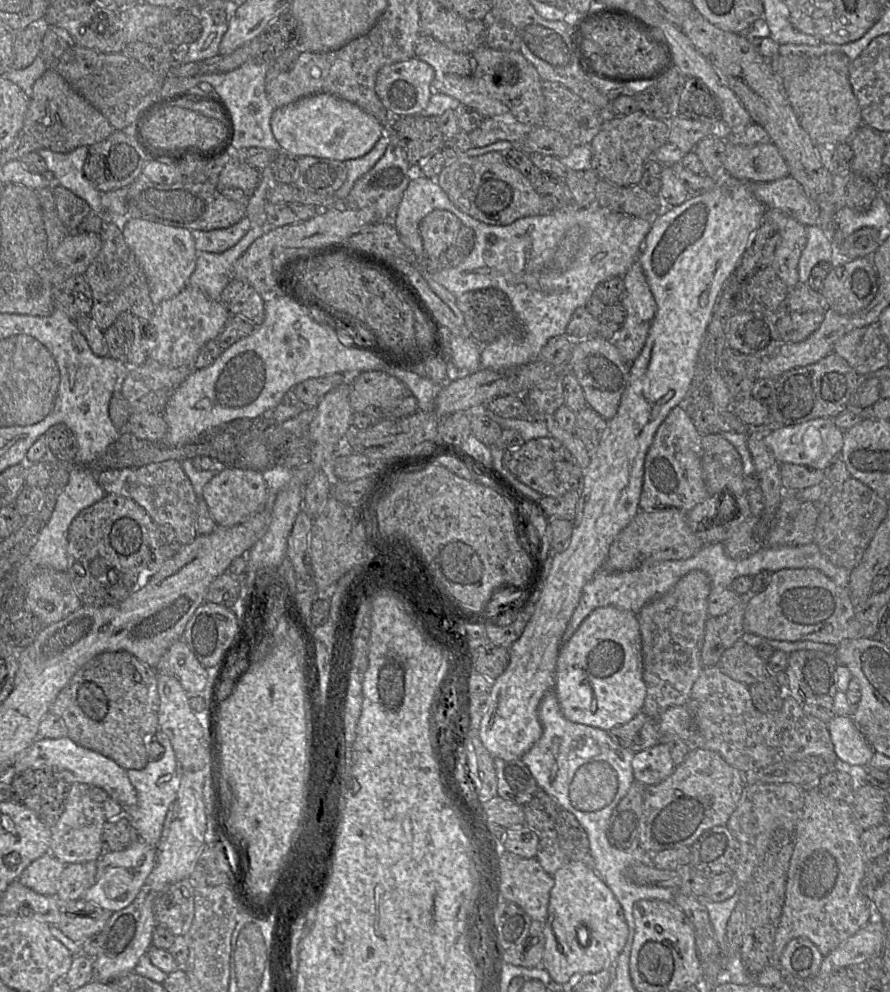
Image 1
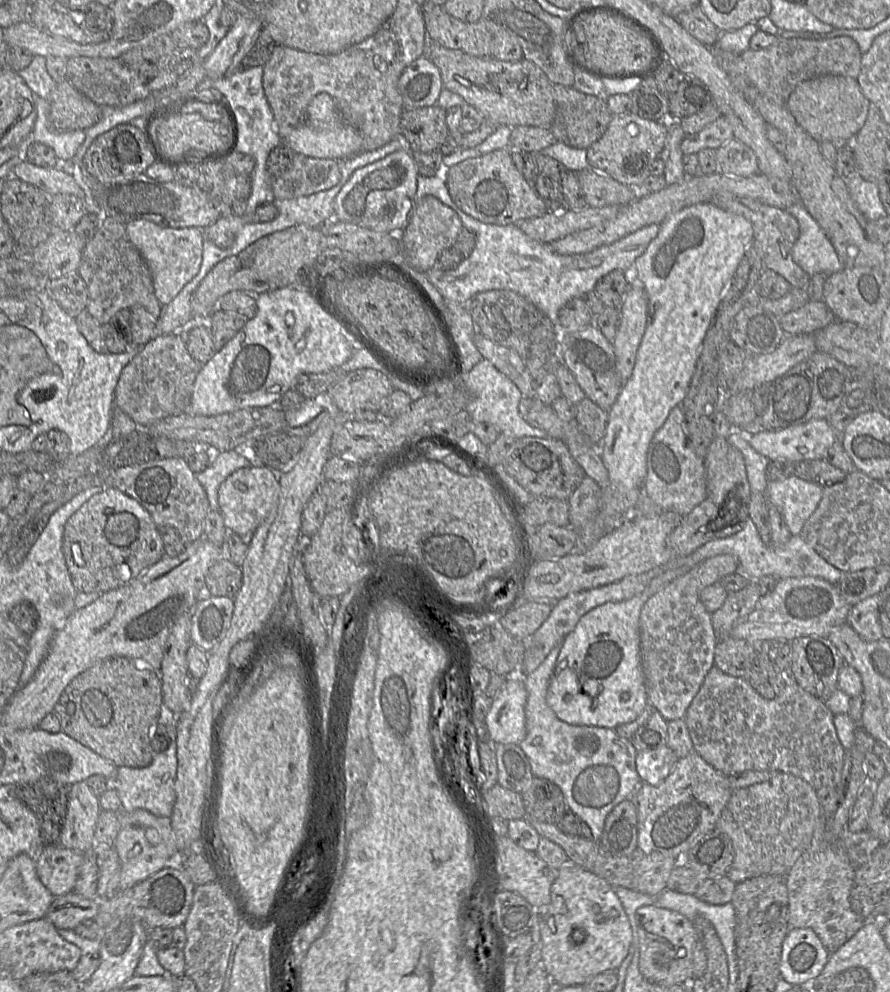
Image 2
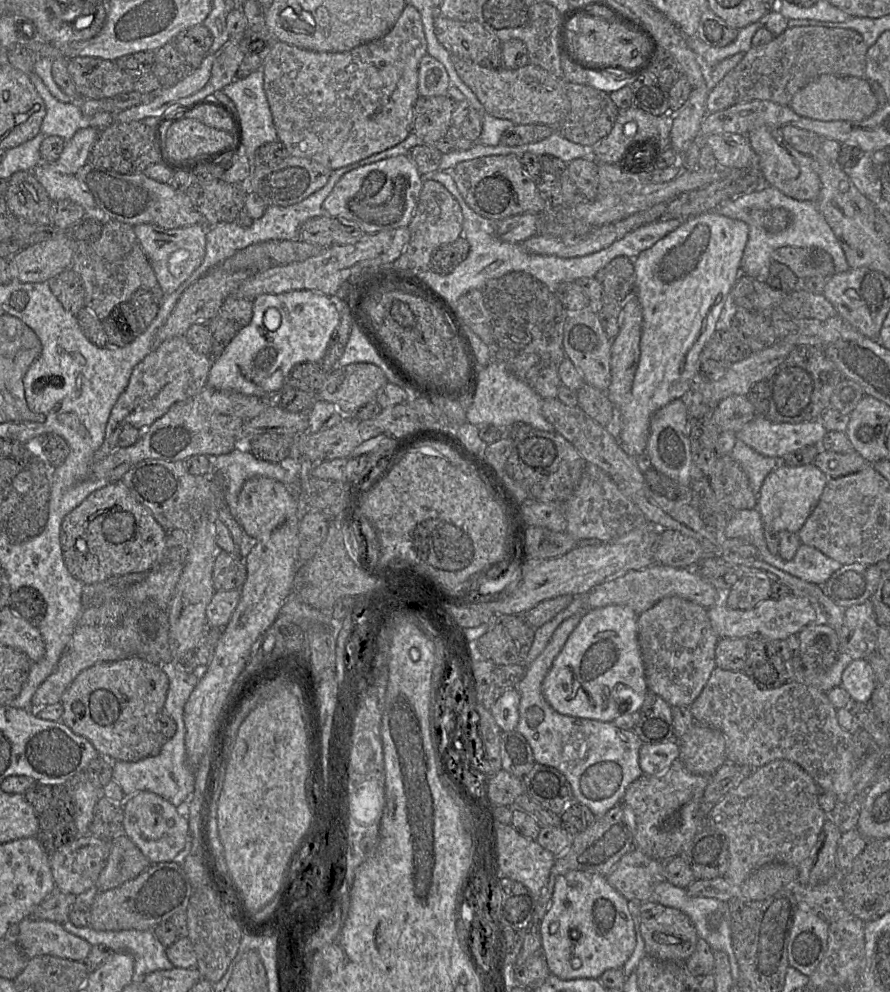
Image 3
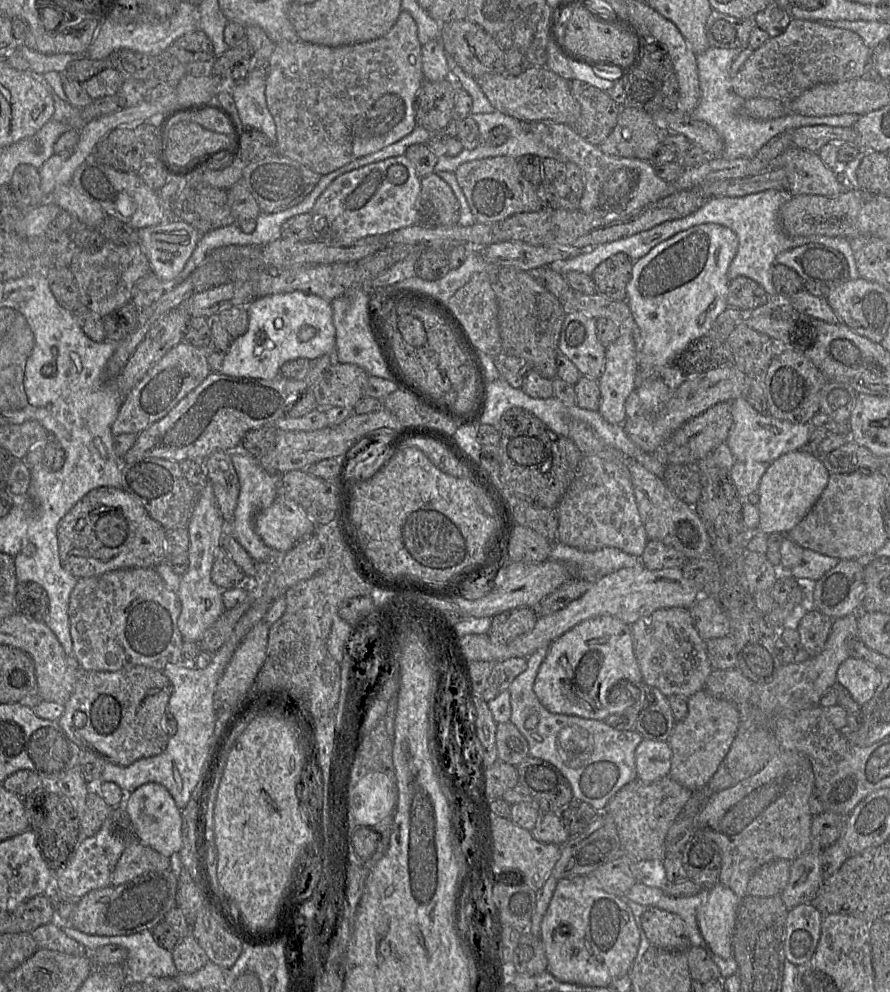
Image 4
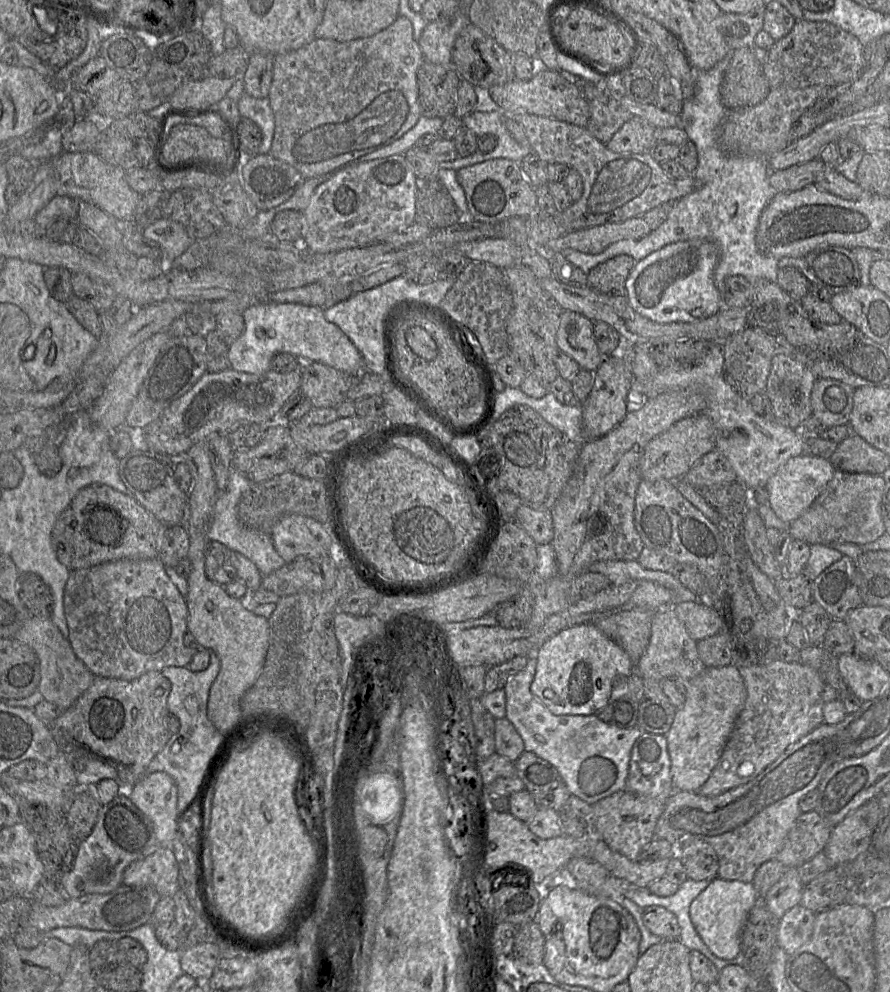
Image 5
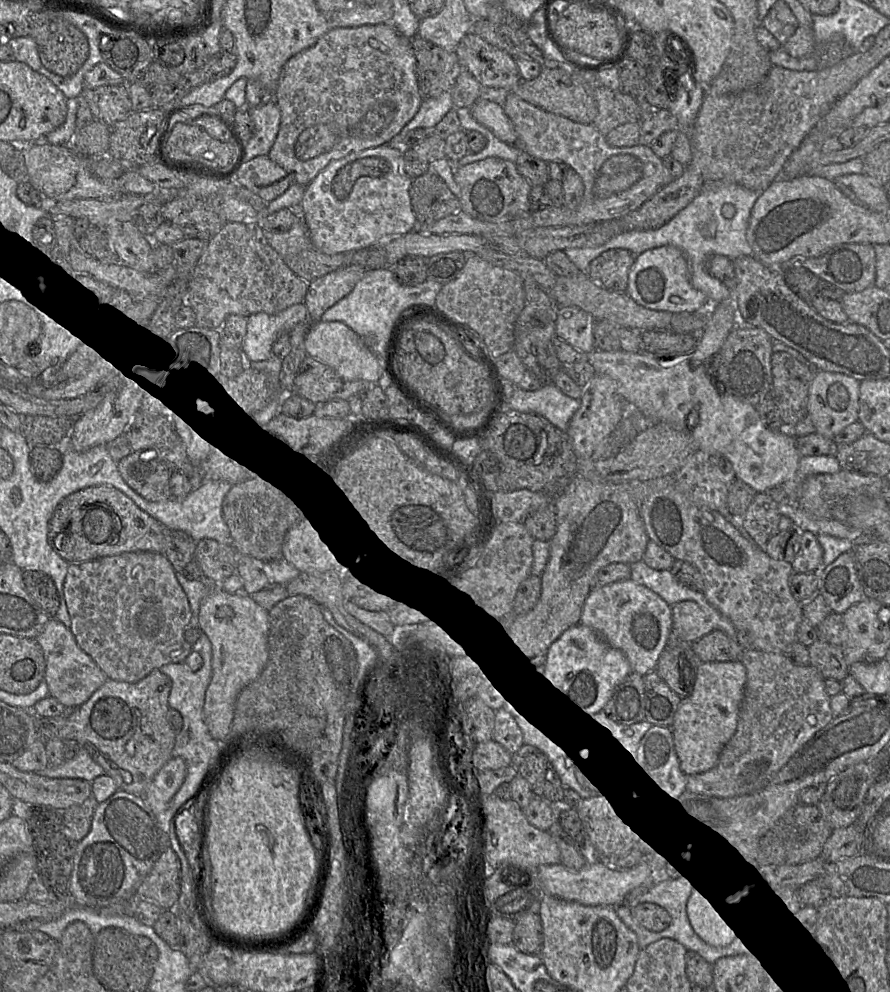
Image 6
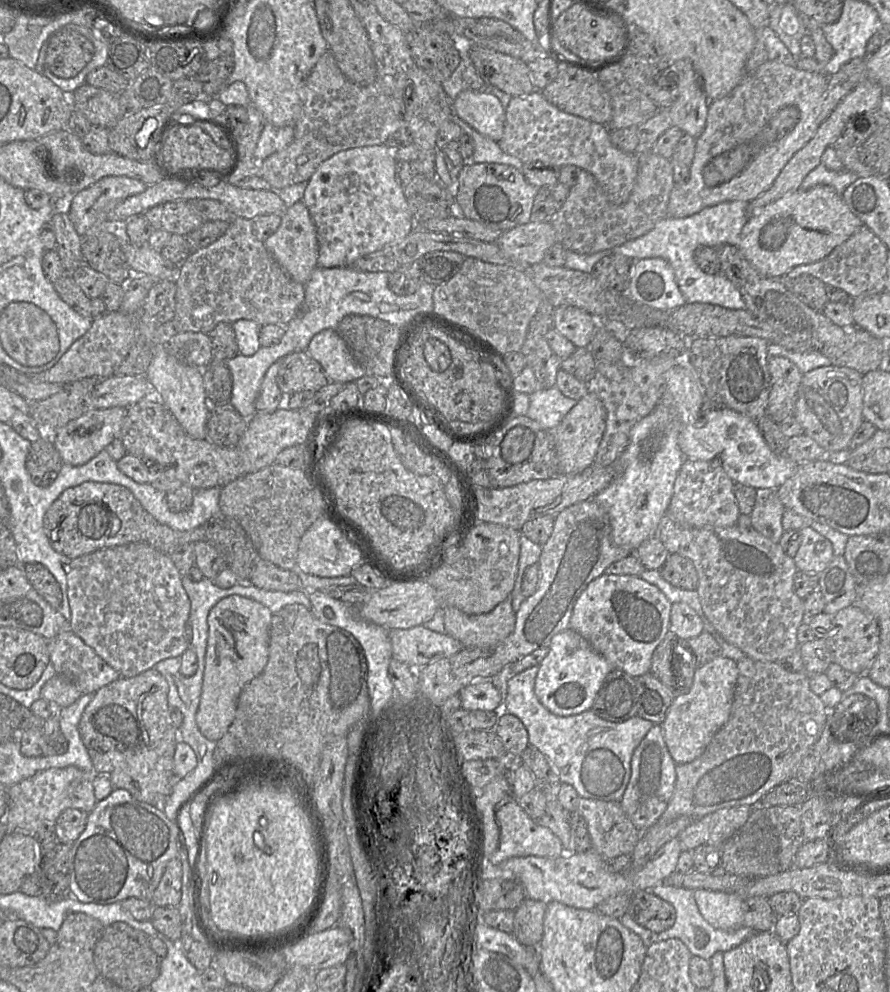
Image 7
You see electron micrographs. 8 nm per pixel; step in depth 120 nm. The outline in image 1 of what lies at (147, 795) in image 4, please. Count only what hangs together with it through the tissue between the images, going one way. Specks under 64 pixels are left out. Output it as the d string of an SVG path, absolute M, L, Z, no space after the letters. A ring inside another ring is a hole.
M140 837L122 851L104 851L96 860L95 883L84 893L82 899L112 912L126 908L134 901L146 878L153 870L155 857L156 845L149 845Z

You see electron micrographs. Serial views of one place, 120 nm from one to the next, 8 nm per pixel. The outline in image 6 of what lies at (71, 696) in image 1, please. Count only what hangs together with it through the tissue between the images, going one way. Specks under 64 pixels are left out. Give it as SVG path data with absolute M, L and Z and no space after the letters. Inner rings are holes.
M159 669L136 683L108 679L92 696L77 708L66 708L68 712L60 716L34 716L35 727L40 739L58 738L63 741L77 741L84 747L93 760L114 779L118 790L142 796L159 770L172 758L176 732L168 721L169 696L172 689L171 678Z

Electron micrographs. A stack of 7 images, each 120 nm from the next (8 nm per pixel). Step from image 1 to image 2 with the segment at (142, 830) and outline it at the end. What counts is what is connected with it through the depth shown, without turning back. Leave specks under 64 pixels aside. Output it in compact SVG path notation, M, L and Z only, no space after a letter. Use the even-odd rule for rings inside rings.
M162 695L162 710L158 718L157 724L153 728L153 732L158 734L167 734L170 739L170 744L164 752L154 754L153 759L147 767L142 768L132 768L127 766L117 767L116 776L112 781L112 786L114 786L118 792L119 799L122 804L123 813L130 813L137 809L144 809L152 813L157 817L170 818L173 807L176 800L176 793L174 789L174 783L177 773L177 716L163 705L163 695Z

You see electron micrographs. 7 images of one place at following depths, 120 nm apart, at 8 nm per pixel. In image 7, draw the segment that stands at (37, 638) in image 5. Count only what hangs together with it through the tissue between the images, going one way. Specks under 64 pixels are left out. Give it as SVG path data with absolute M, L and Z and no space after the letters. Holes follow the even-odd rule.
M70 629L48 640L49 661L56 674L73 682L83 694L94 694L121 675Z

